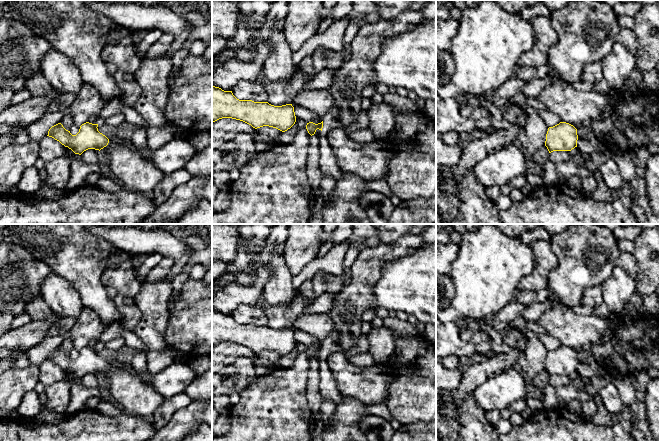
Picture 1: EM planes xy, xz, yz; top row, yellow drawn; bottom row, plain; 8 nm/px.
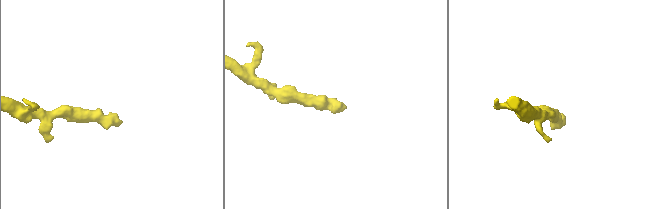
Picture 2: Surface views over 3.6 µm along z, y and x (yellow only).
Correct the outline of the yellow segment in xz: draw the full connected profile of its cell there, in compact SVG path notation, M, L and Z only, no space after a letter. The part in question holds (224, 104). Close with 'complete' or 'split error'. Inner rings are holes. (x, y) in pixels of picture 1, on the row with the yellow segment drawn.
M212 86L212 123L222 118L240 120L255 129L269 126L282 132L296 122L292 104L274 106L268 102L239 100L232 91Z; complete

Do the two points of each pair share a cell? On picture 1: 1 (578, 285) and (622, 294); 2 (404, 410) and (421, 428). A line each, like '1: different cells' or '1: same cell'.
1: different cells
2: different cells

